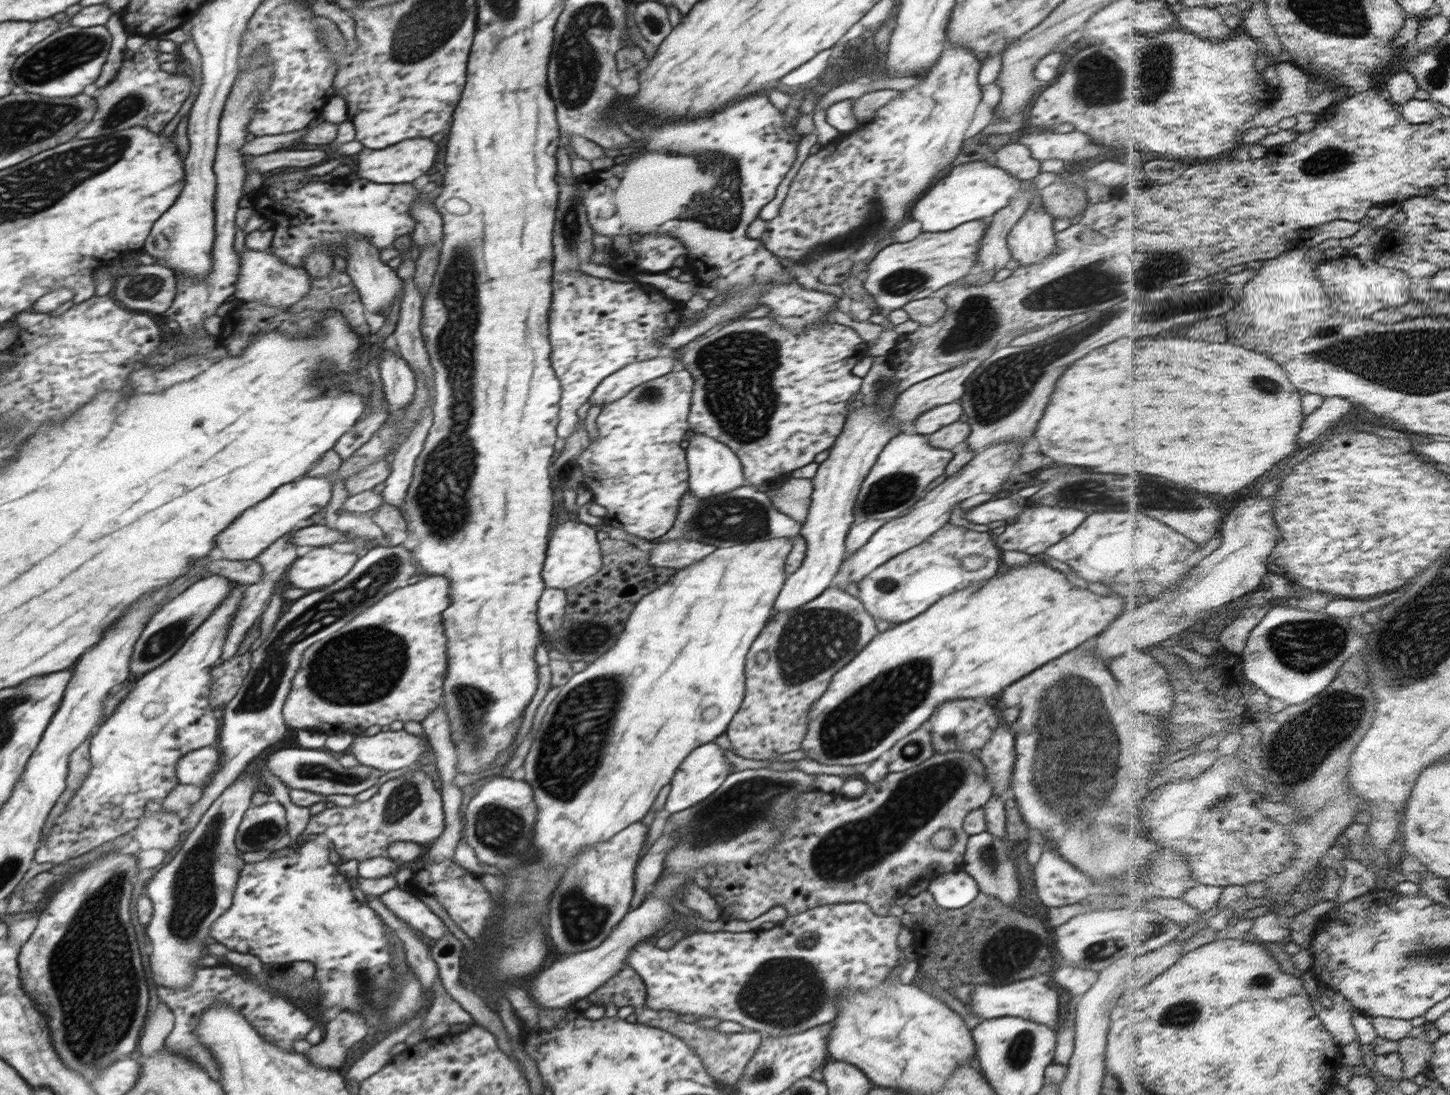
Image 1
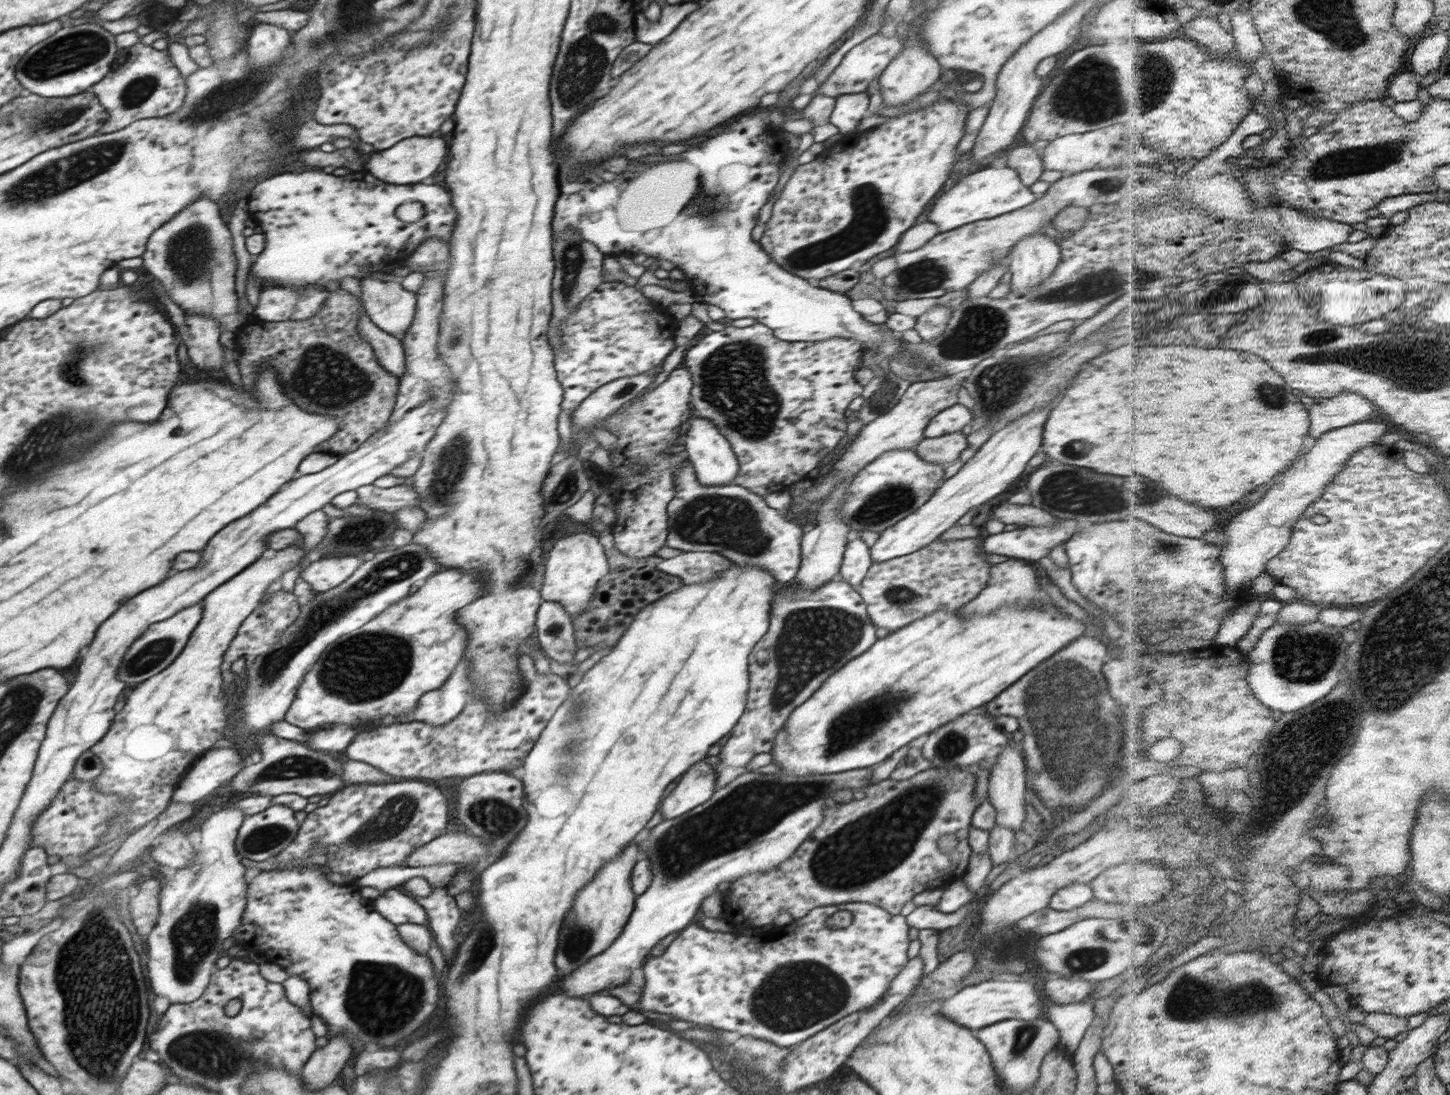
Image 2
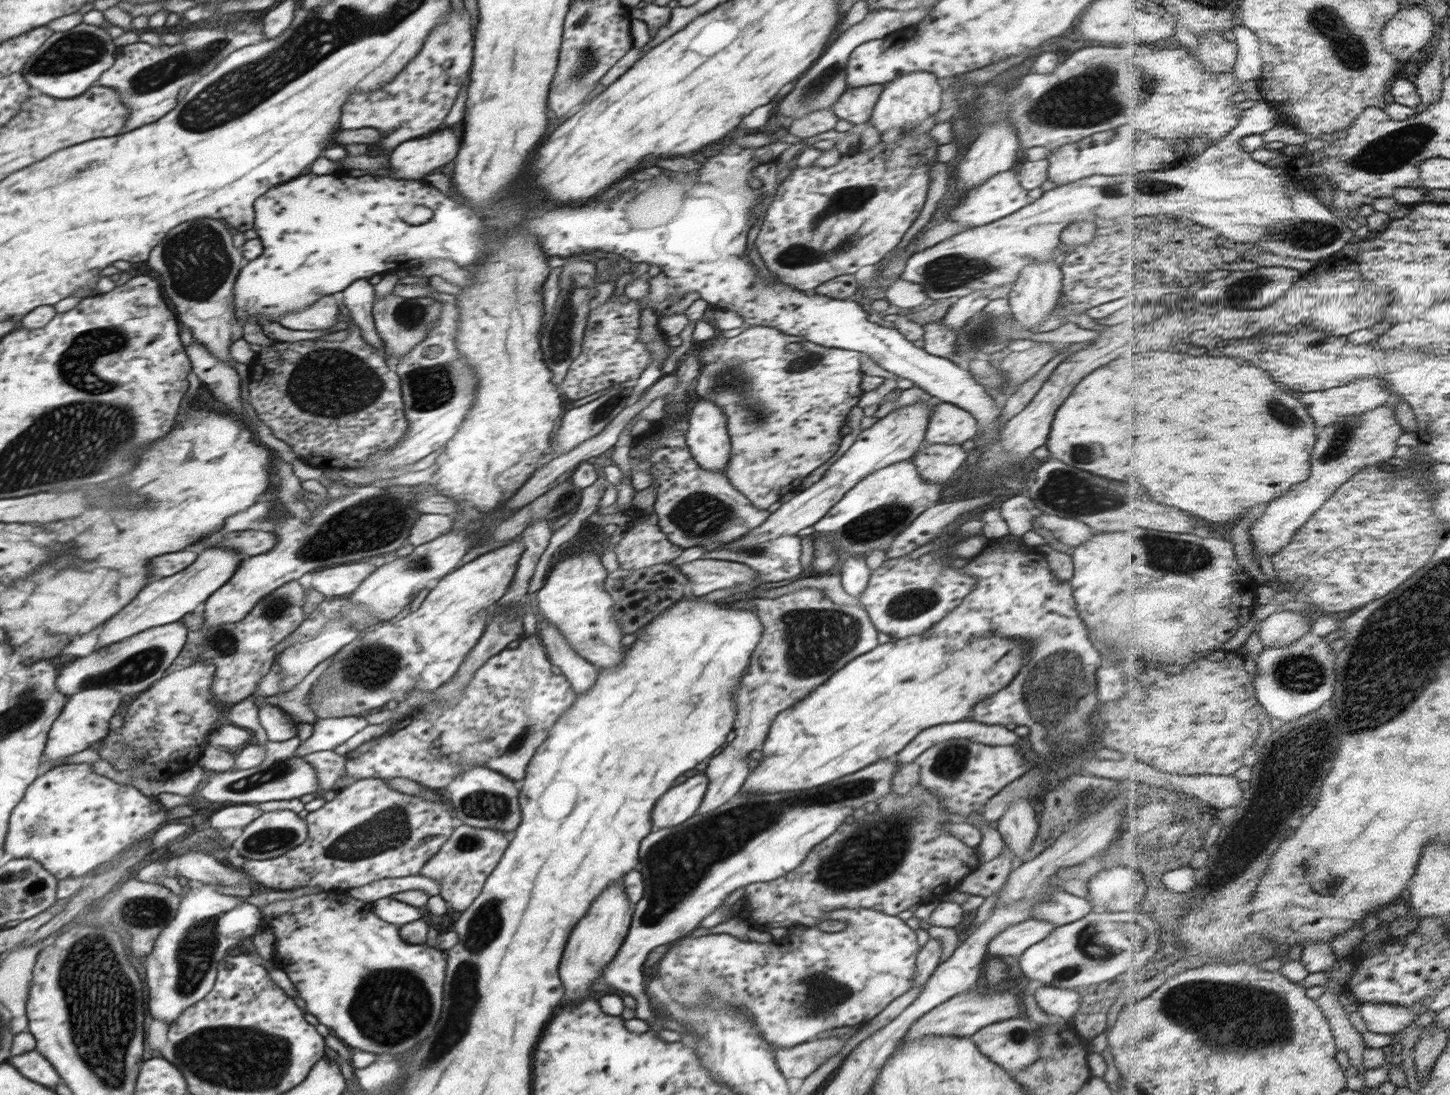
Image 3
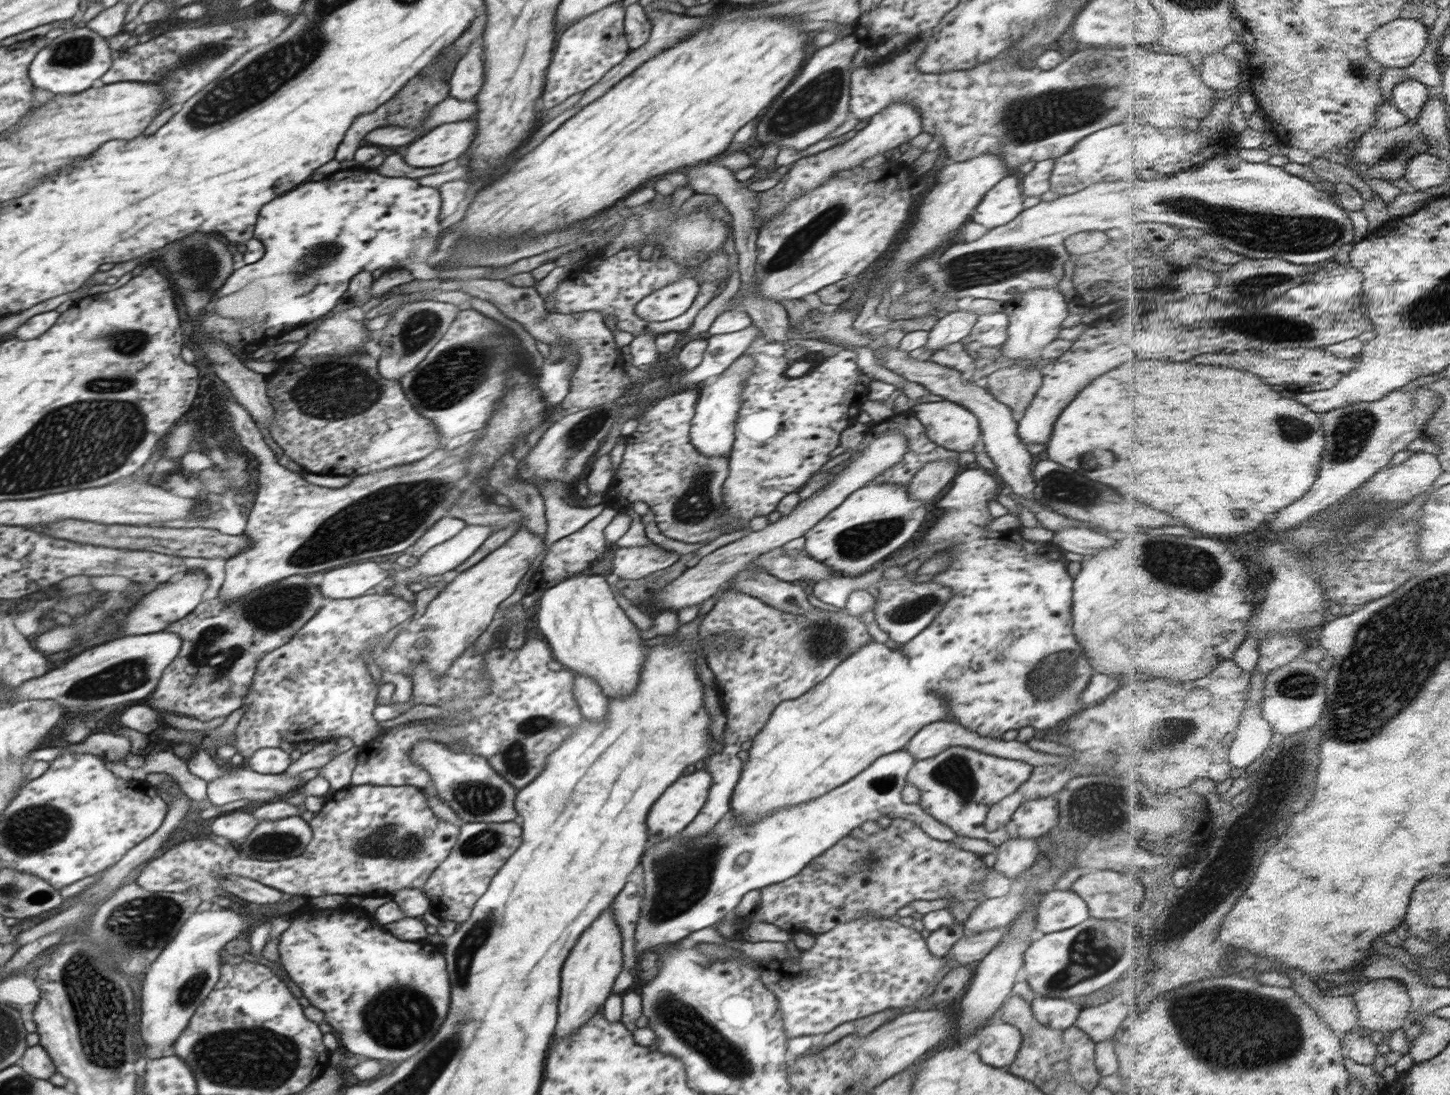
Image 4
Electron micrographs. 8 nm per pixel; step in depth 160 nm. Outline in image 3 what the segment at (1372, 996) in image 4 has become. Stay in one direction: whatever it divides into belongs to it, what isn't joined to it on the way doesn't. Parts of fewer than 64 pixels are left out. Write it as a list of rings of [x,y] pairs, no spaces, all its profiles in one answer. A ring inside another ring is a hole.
[[[1367,1002],[1361,1005],[1361,1011],[1367,1020],[1369,1030],[1380,1034],[1406,1032],[1413,1024],[1413,1009],[1385,1002]]]

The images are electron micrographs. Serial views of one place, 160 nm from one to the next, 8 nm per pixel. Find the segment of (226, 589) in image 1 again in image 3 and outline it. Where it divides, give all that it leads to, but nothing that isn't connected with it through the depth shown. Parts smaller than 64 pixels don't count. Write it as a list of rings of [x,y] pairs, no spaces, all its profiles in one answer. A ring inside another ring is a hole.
[[[183,619],[164,626],[149,628],[129,639],[121,640],[118,644],[96,649],[87,656],[72,660],[72,664],[57,672],[55,685],[58,692],[67,698],[89,688],[109,688],[119,692],[122,698],[140,694],[165,675],[166,669],[182,652],[188,638],[187,634],[188,629],[184,626]]]

